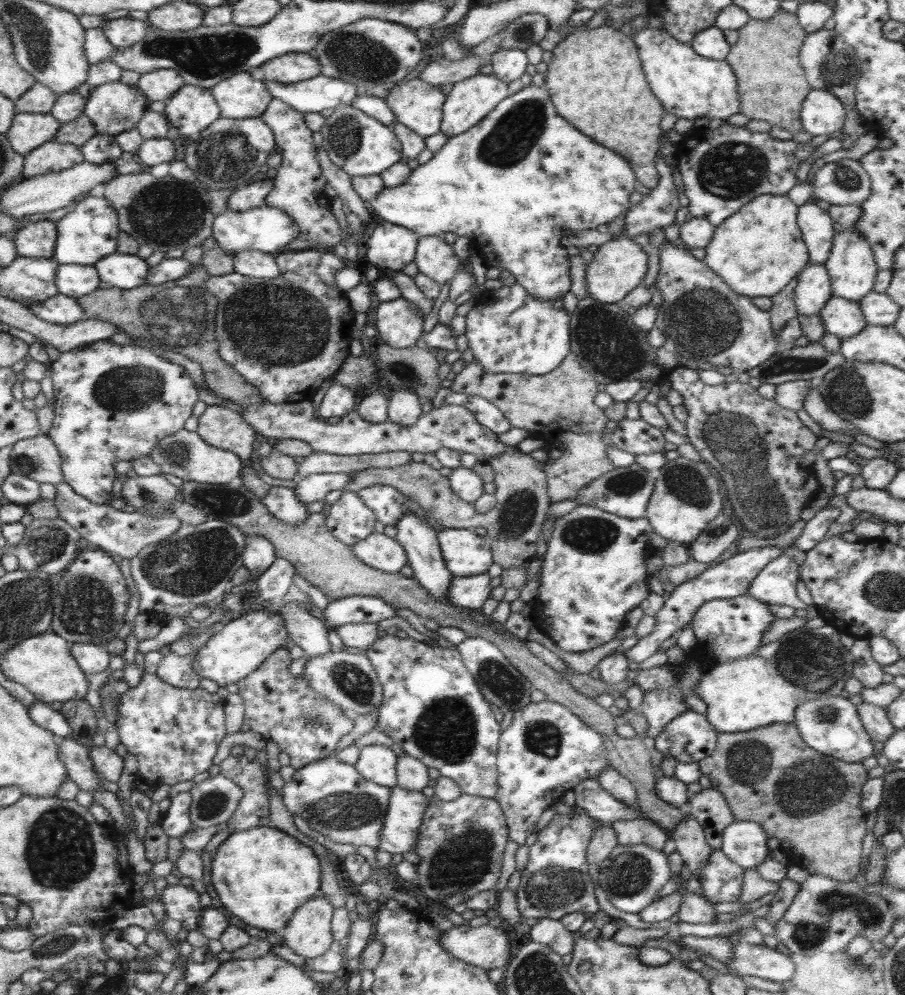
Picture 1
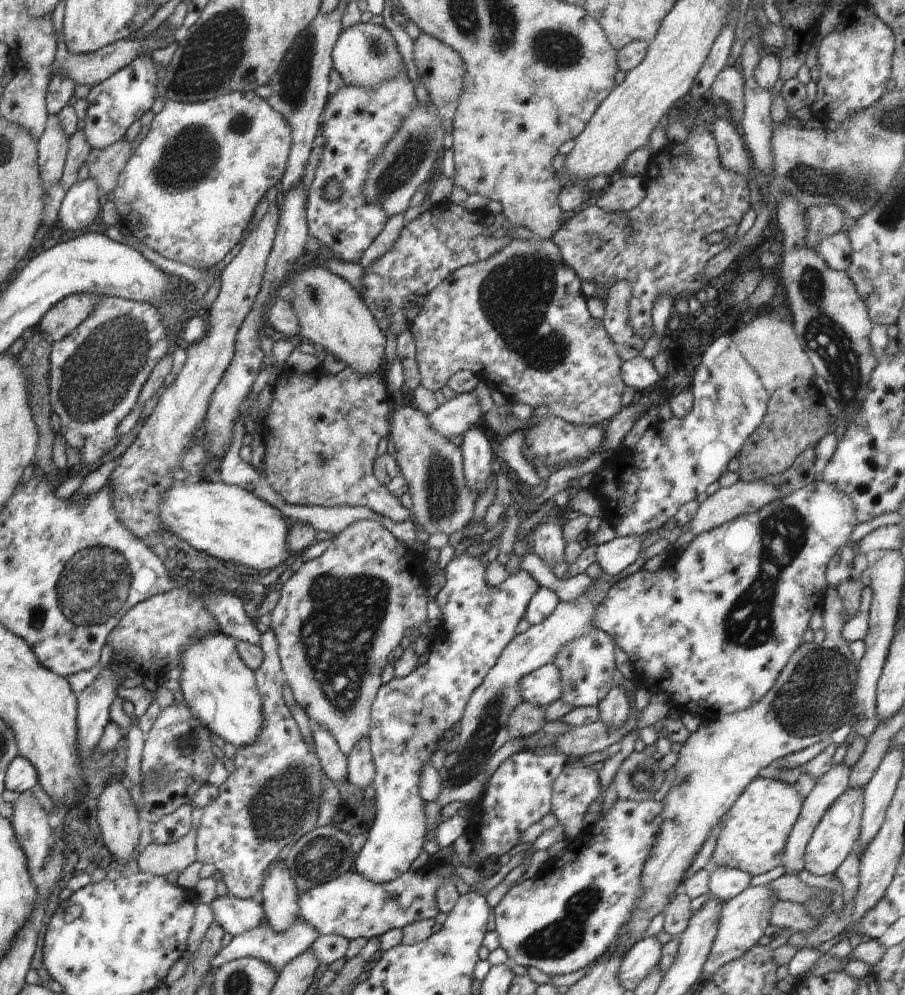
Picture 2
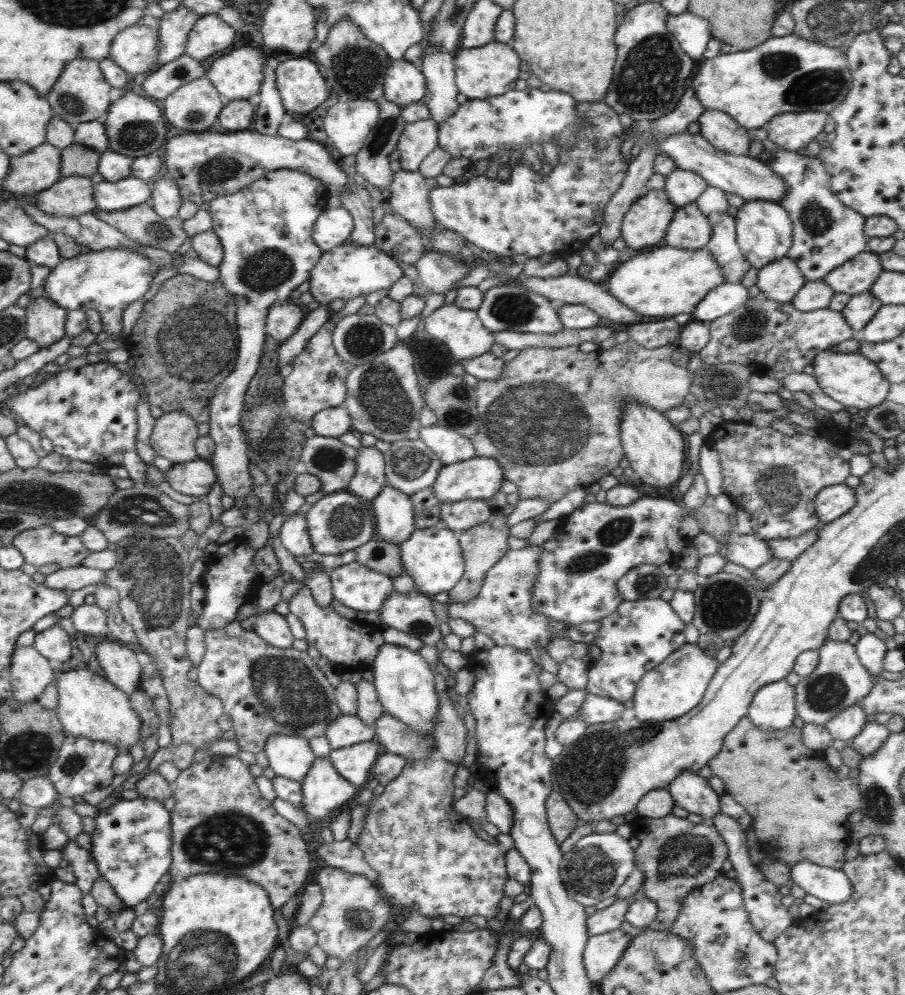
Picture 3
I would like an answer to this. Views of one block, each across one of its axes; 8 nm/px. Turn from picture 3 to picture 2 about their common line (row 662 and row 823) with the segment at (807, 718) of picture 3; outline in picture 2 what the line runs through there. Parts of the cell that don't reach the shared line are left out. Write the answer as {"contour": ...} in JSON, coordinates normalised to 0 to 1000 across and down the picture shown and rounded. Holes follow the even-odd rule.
{"contour":[[[939,791],[912,814],[890,852],[888,872],[893,876],[902,880],[922,878],[937,862],[939,855],[947,850],[954,819],[954,798],[955,791]]]}

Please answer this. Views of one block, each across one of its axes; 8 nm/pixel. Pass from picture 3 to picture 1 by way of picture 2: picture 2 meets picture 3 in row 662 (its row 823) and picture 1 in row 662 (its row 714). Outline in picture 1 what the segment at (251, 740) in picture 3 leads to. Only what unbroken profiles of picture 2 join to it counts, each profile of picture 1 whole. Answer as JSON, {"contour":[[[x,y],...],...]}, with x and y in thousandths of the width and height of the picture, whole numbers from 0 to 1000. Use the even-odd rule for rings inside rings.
{"contour":[[[310,651],[273,681],[261,685],[271,712],[270,727],[276,731],[276,735],[290,738],[294,746],[305,747],[309,756],[316,757],[320,763],[331,762],[338,769],[340,766],[356,766],[358,762],[369,761],[378,740],[387,738],[390,720],[349,697],[340,689],[336,677],[324,681],[319,672],[323,663],[319,652]]]}

